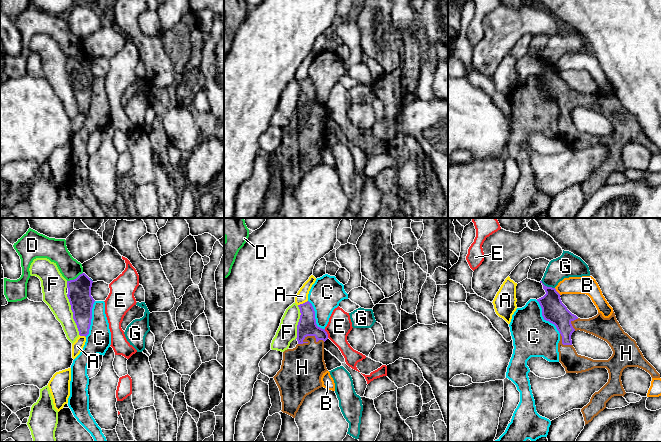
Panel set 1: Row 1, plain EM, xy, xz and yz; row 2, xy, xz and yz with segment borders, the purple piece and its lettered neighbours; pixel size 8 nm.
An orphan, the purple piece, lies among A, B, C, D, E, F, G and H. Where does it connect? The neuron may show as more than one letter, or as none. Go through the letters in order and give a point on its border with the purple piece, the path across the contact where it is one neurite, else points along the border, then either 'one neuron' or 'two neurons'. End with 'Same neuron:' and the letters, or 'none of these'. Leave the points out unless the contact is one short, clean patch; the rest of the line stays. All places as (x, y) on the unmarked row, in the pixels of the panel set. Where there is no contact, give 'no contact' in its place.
A: contact xz (303, 79); two neurons
B: contact yz (557, 68); border yz (554, 64), (560, 71); two neurons
C: contact yz (544, 94); border yz (536, 76), (541, 84), (541, 91), (551, 98), (560, 109); two neurons
D: contact xy (74, 55); border xy (82, 48), (75, 54), (67, 57); two neurons
E: contact xz (326, 109); border xz (324, 105), (328, 113); two neurons
F: contact xy (73, 90); two neurons
G: contact yz (546, 62); border yz (541, 56), (545, 61), (554, 64); two neurons
H: contact xz (310, 111); way xz (307, 102), (307, 107), (310, 111), (310, 126), (304, 141); one neuron
Same neuron: H

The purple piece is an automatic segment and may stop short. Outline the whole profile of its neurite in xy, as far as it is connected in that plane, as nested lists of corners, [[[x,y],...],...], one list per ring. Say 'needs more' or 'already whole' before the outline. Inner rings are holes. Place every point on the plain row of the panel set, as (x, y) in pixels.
already whole; [[[85,50],[76,55],[67,57],[68,70],[73,95],[77,101],[79,111],[87,112],[92,95],[92,84],[95,76],[91,72],[93,57]]]

